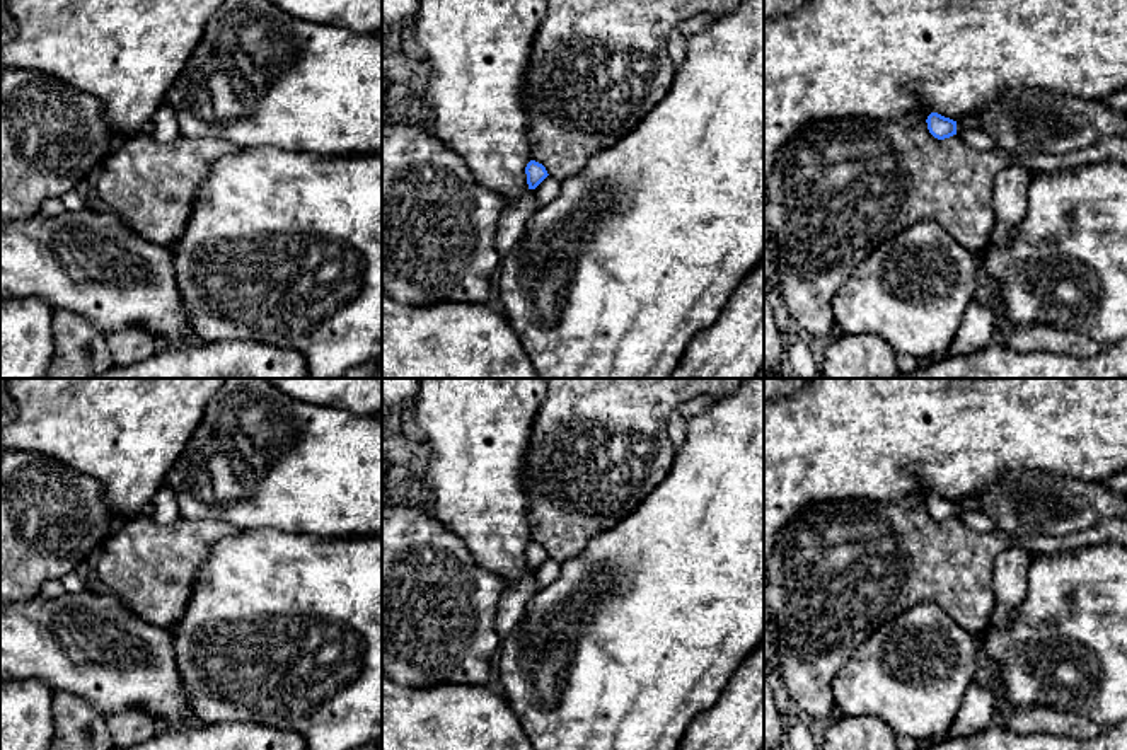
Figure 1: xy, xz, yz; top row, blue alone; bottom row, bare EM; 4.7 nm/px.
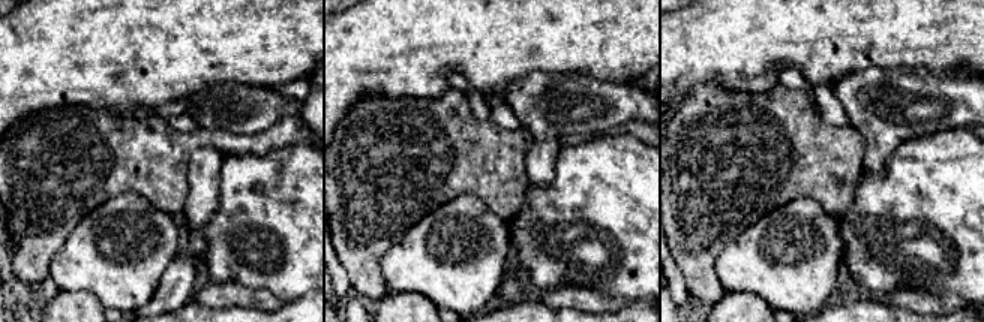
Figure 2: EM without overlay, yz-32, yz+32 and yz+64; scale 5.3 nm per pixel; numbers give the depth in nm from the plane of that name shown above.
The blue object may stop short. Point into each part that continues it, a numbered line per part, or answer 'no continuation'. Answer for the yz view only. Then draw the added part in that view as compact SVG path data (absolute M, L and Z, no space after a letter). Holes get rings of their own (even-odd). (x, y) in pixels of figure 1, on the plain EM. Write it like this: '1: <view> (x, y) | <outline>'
1: yz (972, 503) | M974 494L957 505L957 511L982 511L979 498Z

